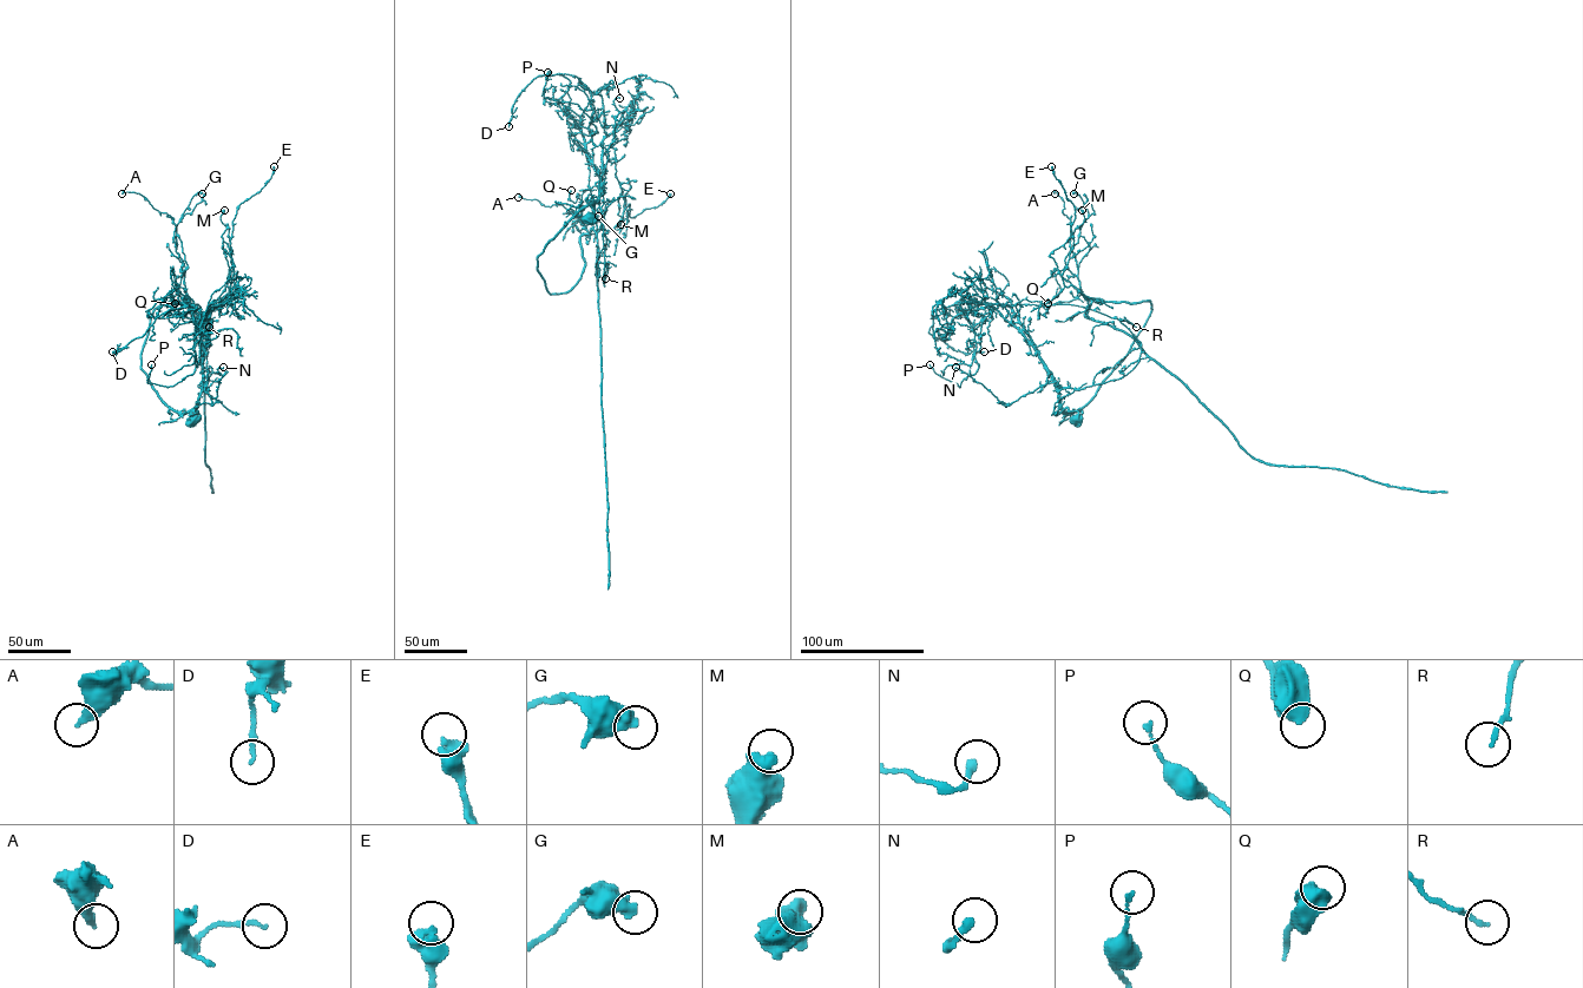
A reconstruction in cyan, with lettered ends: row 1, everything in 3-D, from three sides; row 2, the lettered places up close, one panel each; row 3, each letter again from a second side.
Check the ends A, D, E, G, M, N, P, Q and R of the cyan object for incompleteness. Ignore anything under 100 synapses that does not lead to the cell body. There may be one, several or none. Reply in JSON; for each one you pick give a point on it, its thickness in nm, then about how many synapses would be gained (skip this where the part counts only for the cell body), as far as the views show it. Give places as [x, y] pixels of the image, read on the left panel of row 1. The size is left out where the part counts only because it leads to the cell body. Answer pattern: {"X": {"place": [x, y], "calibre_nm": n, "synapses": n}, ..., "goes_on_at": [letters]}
{"goes_on_at": []}

